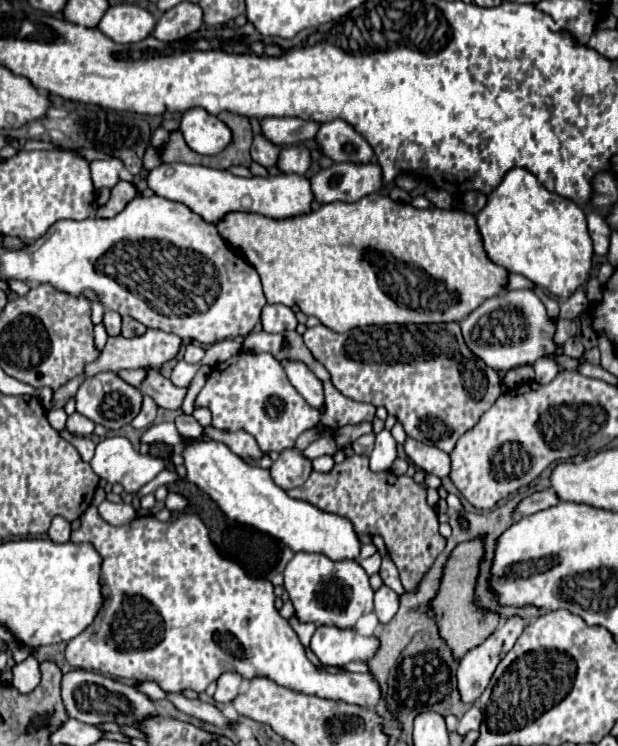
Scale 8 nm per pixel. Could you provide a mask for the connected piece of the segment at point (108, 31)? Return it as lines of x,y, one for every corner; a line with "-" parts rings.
130,3
110,7
98,25
98,29
116,43
138,43
146,39
154,31
154,27
154,15

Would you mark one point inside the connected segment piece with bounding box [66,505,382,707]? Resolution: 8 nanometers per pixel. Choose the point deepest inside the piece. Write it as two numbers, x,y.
217,618

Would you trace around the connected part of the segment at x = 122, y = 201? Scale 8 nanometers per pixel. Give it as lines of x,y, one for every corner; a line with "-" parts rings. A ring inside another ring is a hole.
118,181
118,185
112,189
112,197
108,199
108,203
96,209
96,217
108,219
108,217
118,215
134,197
136,197
134,185
130,181

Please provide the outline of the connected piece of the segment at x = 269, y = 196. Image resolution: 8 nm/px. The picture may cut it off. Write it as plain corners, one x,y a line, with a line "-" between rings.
168,163
152,169
148,173
148,187
170,201
178,201
190,207
208,223
218,223
228,211
252,211
272,219
294,217
310,211
312,191
310,181
306,177
284,173
276,177
236,177
230,171
218,171
204,165
188,165
188,163

